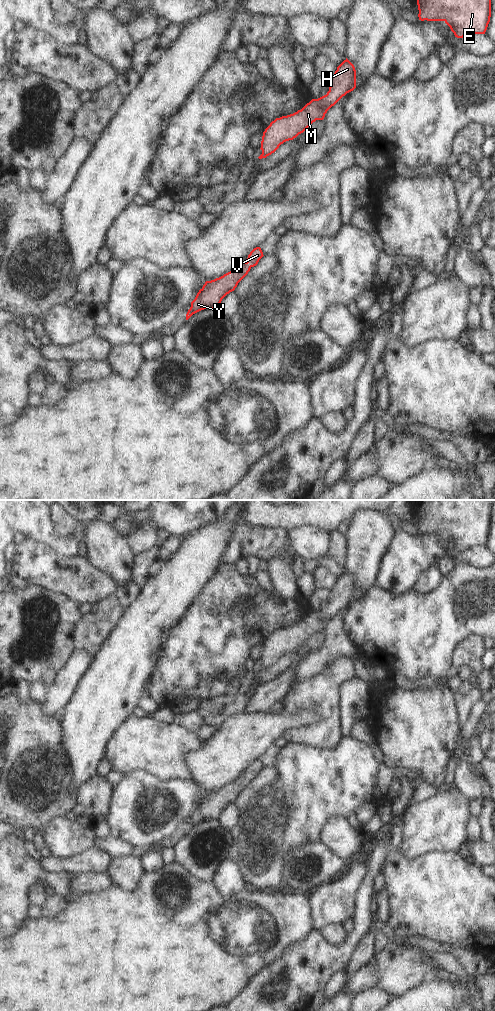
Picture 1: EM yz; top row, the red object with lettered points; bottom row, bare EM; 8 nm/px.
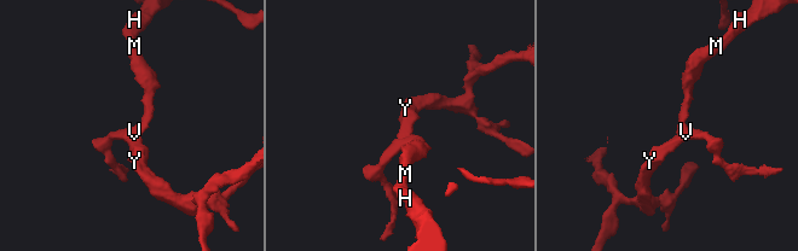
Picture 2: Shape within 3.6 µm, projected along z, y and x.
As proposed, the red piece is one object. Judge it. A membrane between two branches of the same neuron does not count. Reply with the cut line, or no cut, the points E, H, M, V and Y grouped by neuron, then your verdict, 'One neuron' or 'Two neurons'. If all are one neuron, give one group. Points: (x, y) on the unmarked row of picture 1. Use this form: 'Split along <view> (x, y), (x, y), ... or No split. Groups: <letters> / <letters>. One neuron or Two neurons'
No split. Groups: E H M V Y. One neuron

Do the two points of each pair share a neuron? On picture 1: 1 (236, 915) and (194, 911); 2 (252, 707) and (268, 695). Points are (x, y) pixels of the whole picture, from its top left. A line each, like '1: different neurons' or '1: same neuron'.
1: same neuron
2: same neuron

